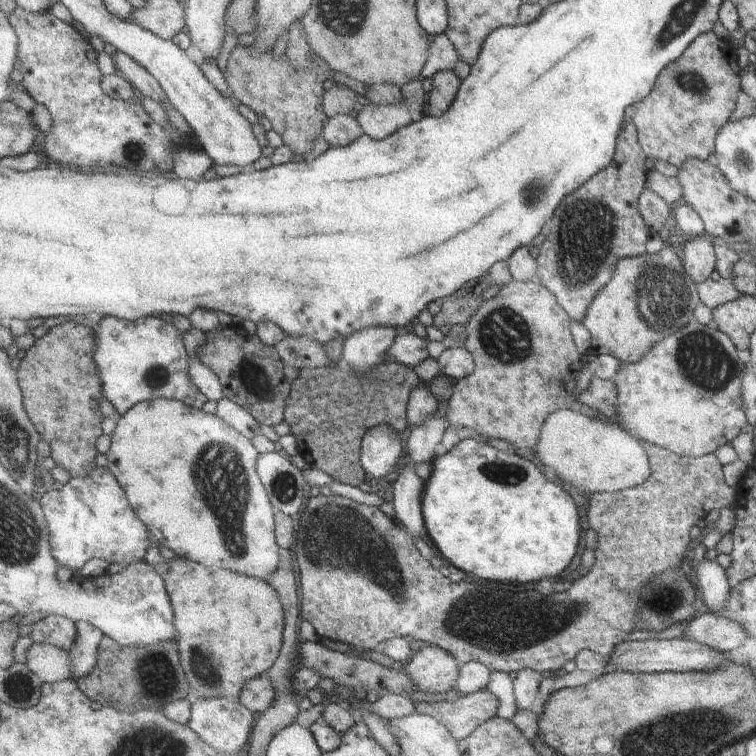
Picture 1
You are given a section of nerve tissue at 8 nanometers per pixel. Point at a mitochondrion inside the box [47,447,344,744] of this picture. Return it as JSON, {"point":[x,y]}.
{"point":[166,678]}

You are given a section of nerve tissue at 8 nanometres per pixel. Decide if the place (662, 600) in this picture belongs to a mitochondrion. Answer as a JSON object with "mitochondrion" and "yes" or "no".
{"mitochondrion":"yes"}

